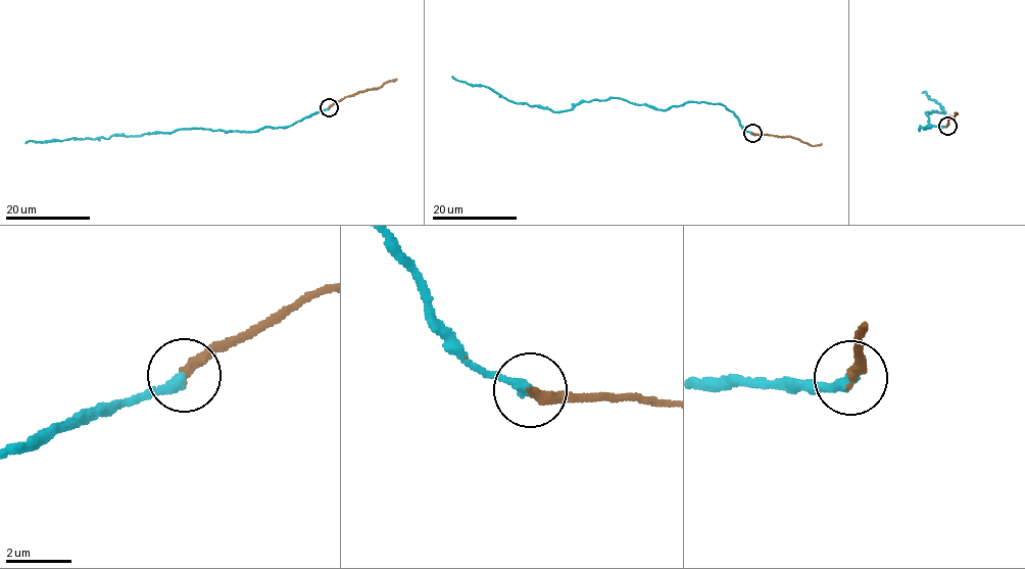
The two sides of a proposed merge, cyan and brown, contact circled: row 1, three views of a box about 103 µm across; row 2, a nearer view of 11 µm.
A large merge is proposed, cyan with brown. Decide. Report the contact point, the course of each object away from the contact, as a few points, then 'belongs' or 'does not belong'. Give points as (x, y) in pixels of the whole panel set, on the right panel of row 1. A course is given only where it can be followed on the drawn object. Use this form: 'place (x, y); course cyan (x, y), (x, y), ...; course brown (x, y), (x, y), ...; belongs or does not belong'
place (947, 126); course cyan (946, 126), (925, 126), (919, 130), (920, 125), (924, 129), (931, 125), (927, 111), (945, 111), (922, 92); course brown (946, 126), (949, 116), (958, 113), (955, 112); belongs

